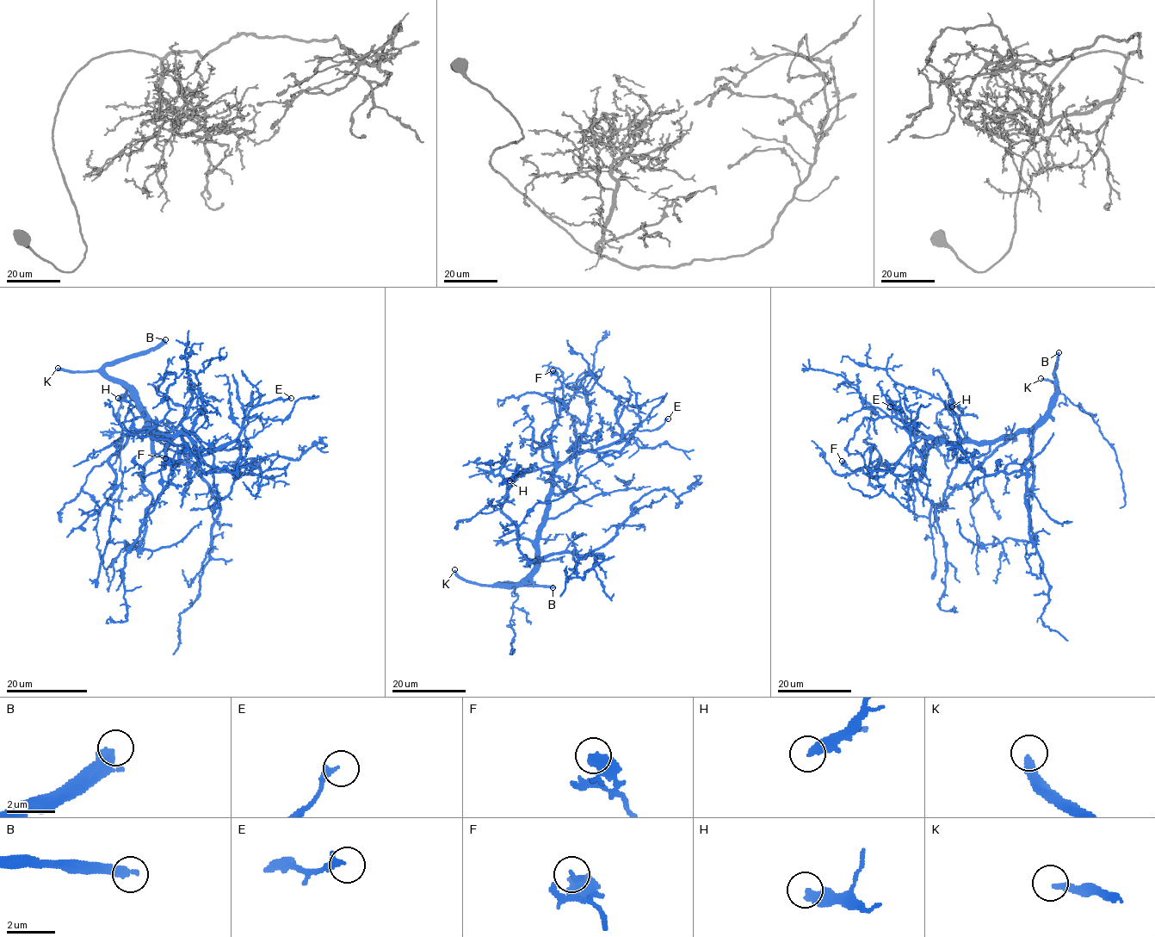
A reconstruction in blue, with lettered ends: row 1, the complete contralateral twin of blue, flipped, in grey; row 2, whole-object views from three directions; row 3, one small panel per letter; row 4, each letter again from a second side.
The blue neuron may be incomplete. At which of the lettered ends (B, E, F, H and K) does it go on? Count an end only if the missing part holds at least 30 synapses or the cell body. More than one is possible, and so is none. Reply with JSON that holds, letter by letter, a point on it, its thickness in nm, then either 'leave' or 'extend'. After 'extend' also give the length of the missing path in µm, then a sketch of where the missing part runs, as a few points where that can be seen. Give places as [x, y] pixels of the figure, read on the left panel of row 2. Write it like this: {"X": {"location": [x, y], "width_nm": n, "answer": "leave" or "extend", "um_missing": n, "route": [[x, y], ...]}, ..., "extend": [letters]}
{"B": {"location": [165, 339], "width_nm": 440, "answer": "extend", "um_missing": 200}, "E": {"location": [291, 398], "width_nm": 280, "answer": "leave"}, "F": {"location": [165, 458], "width_nm": 420, "answer": "leave"}, "H": {"location": [118, 398], "width_nm": 480, "answer": "leave"}, "K": {"location": [58, 368], "width_nm": 320, "answer": "extend", "um_missing": 150}, "extend": ["B", "K"]}

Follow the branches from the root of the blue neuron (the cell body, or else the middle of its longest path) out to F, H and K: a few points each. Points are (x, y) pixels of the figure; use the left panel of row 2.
F: (149, 429), (157, 437), (166, 437), (166, 464), (163, 468), (166, 461), (176, 464), (174, 468), (165, 458)
H: (149, 429), (157, 437), (166, 435), (158, 431), (128, 431), (124, 423), (131, 405), (118, 398)
K: (149, 429), (149, 418), (137, 403), (136, 397), (120, 382), (107, 378), (98, 371), (64, 371), (58, 368)

